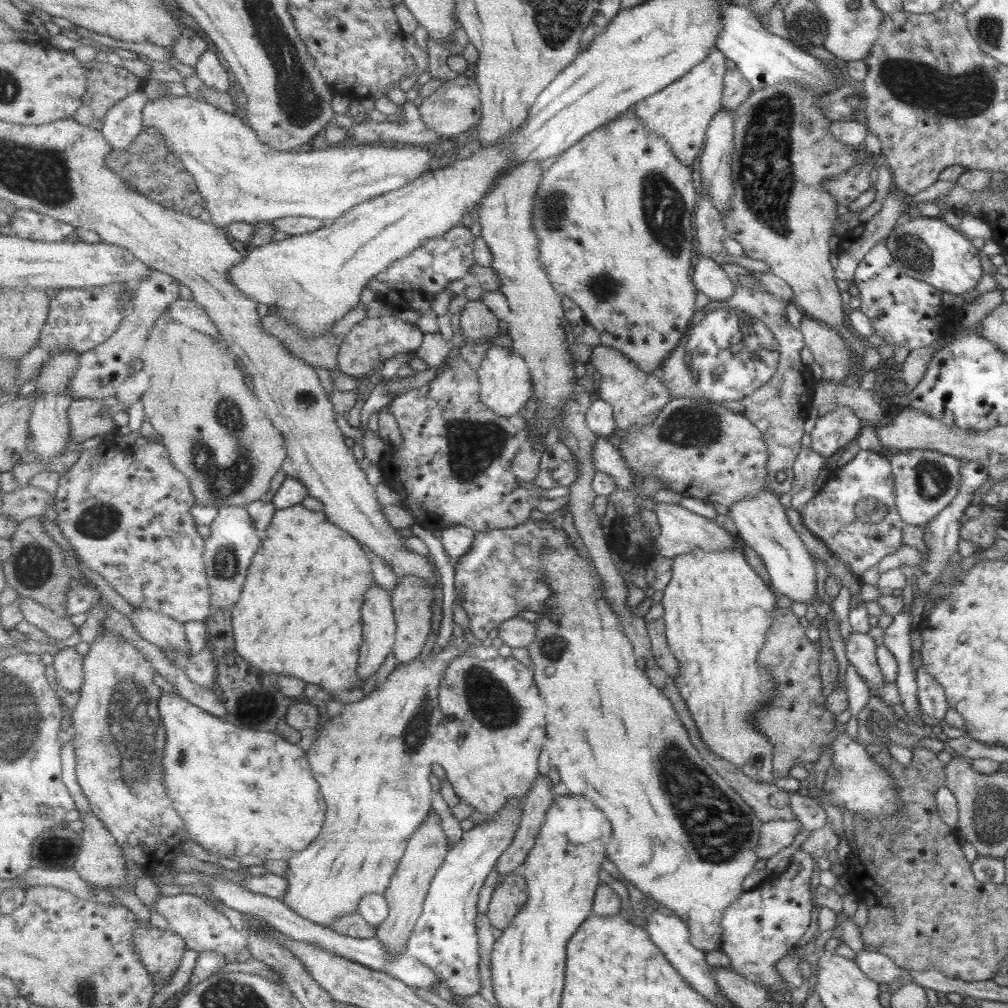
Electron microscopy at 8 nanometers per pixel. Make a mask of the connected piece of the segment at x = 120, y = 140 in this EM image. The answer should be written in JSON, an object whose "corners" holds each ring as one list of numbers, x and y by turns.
{"corners":[[141,88,120,100,105,116,102,130,116,150,130,150,145,127,144,111,148,94]]}

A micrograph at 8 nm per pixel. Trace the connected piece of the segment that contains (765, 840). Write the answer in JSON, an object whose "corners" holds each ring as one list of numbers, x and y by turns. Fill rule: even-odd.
{"corners":[[794,818,792,821,772,820,764,822,761,830,761,842,757,848,758,857,770,859,772,855,788,848,802,830,804,829,802,829,802,823,798,821,798,818]]}

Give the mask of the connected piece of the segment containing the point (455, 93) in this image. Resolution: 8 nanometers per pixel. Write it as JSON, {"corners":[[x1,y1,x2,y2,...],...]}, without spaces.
{"corners":[[459,74,448,82,443,90,430,94,419,107,426,124,436,130,444,139,457,139,466,134,470,128,477,127,484,116,481,89,476,79]]}

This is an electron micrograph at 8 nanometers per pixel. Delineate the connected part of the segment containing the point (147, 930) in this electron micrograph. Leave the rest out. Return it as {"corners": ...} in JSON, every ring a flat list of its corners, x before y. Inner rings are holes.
{"corners":[[151,924,149,927,138,926,137,944,138,953,142,954,142,961,146,962,146,967,155,978,155,983,161,988,165,986,164,982,175,978,189,950,182,935,170,928,160,929]]}

